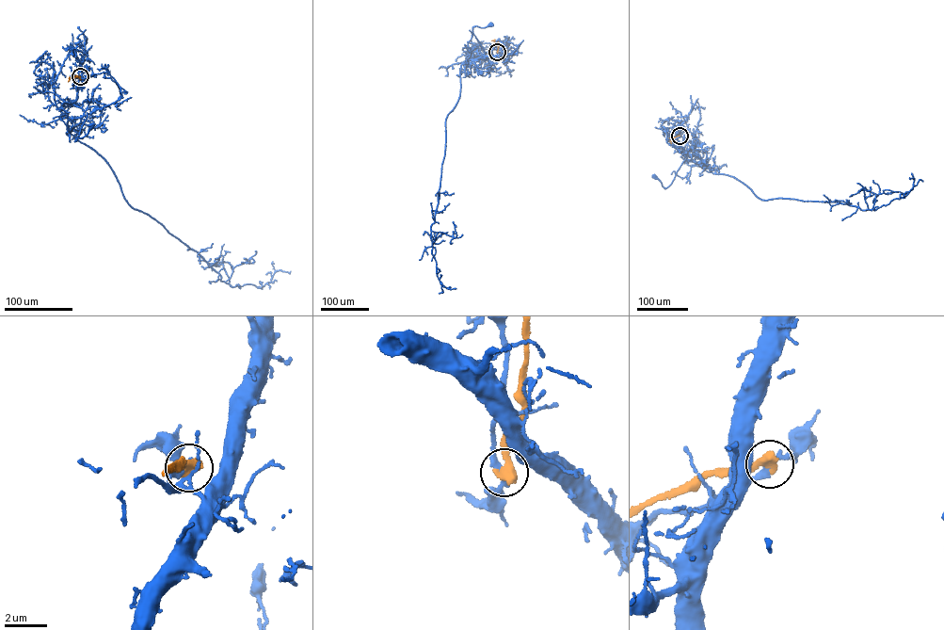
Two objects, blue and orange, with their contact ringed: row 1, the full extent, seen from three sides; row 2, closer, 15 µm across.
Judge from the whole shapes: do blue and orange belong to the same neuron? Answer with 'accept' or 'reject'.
reject

